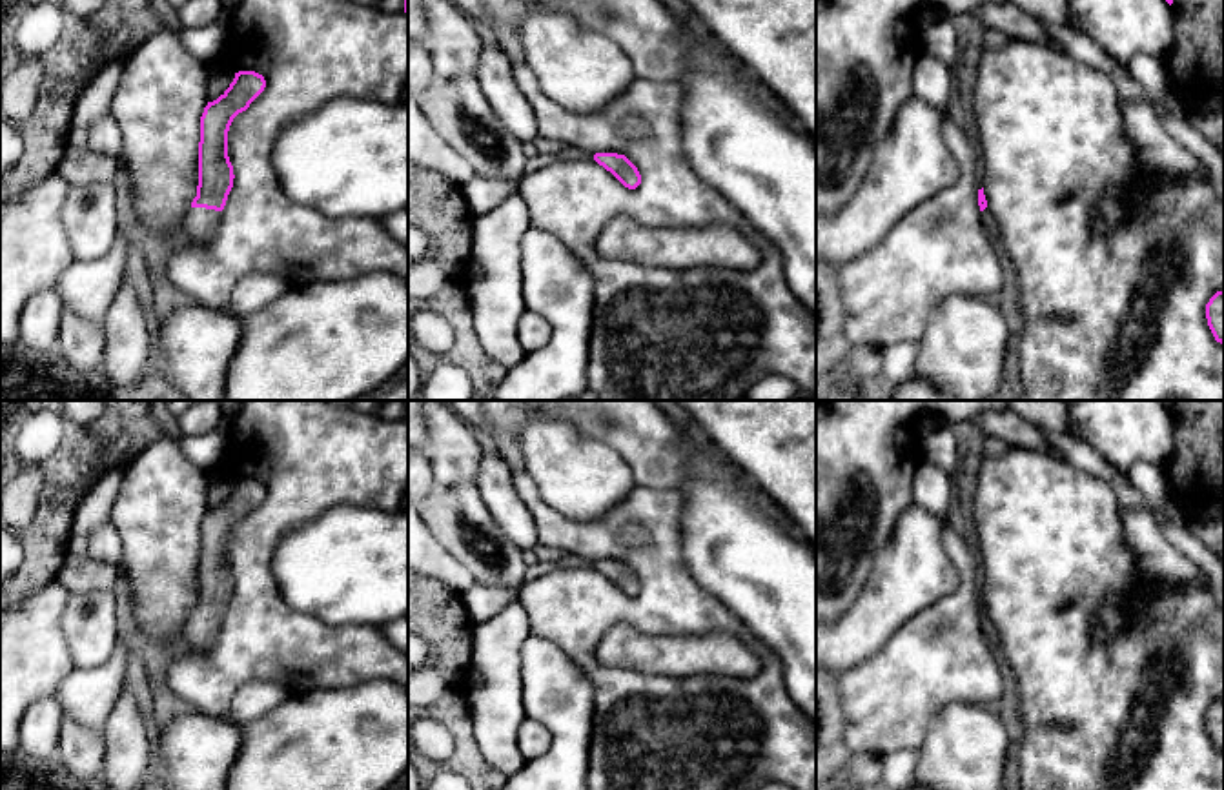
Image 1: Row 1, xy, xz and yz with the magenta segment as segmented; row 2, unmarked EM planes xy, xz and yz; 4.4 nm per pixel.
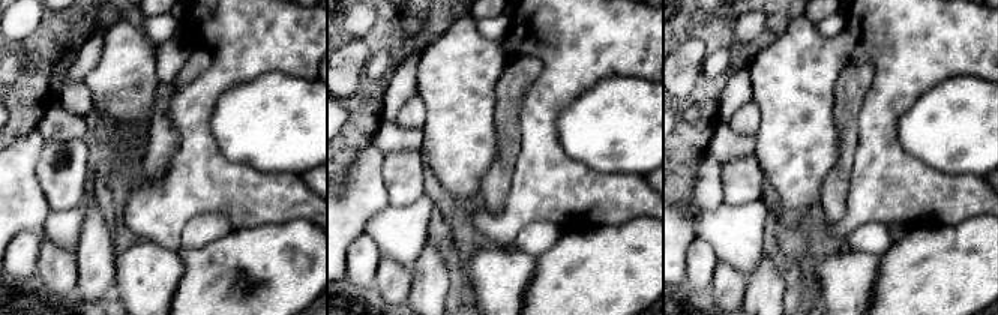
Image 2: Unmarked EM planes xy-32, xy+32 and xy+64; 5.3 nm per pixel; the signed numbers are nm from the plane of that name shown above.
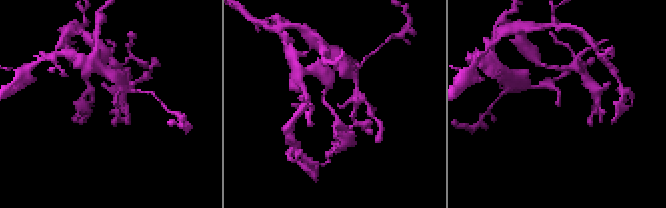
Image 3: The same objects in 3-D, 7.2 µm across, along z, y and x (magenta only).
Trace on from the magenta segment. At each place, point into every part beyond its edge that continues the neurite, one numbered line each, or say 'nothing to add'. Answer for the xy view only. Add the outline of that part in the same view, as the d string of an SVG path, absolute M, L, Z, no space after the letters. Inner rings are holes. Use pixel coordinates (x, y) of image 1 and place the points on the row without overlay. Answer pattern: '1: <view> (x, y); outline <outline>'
1: xy (199, 634); outline M189 615L182 630L182 639L189 650L206 652L217 641L220 624L222 619Z

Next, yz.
1: yz (991, 636); outline M985 615L985 617L982 619L982 626L984 626L985 641L987 641L993 648L1000 650L1000 646L998 646L998 632L996 632L996 628L994 628L994 624L993 624L993 621L991 621L989 615Z

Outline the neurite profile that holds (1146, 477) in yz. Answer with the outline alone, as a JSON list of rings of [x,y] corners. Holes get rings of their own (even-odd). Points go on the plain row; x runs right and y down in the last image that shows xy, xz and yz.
[[[1137,462],[1129,468],[1129,482],[1146,497],[1151,508],[1160,510],[1168,495],[1168,481],[1160,464]]]

